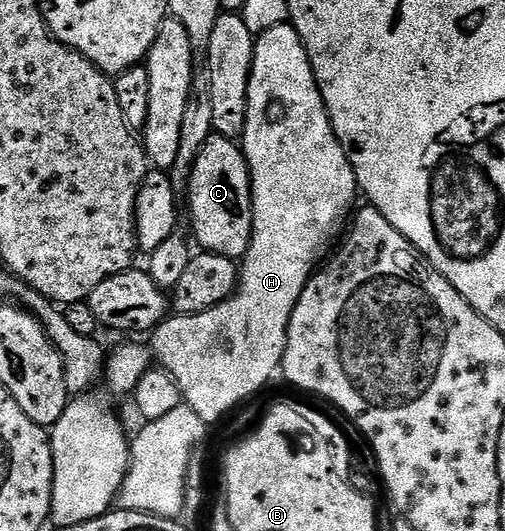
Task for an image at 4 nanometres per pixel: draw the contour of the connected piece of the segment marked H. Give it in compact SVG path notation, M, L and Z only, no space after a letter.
M289 22L268 29L254 40L254 64L248 81L248 113L240 146L250 166L254 228L248 253L240 261L238 286L224 302L204 313L171 314L149 336L153 362L173 376L180 385L185 406L191 407L208 425L214 425L237 403L252 398L274 374L279 374L296 301L300 301L300 293L304 293L310 276L331 254L355 210L354 198L360 195L356 173L332 129L300 33L296 33Z

